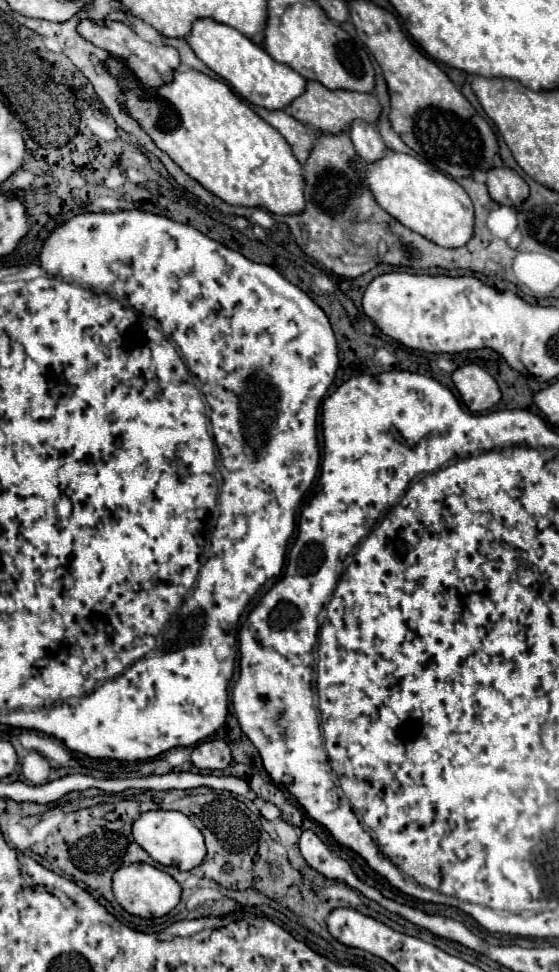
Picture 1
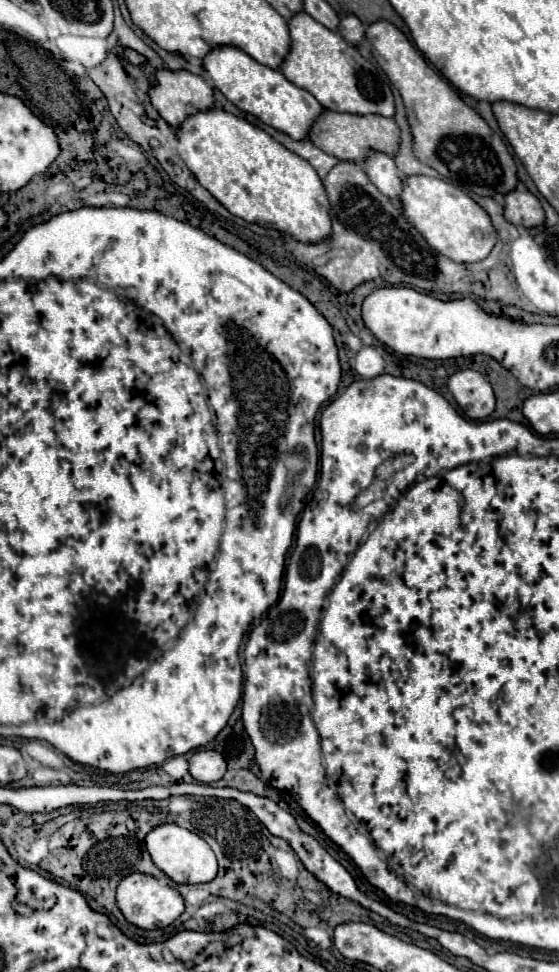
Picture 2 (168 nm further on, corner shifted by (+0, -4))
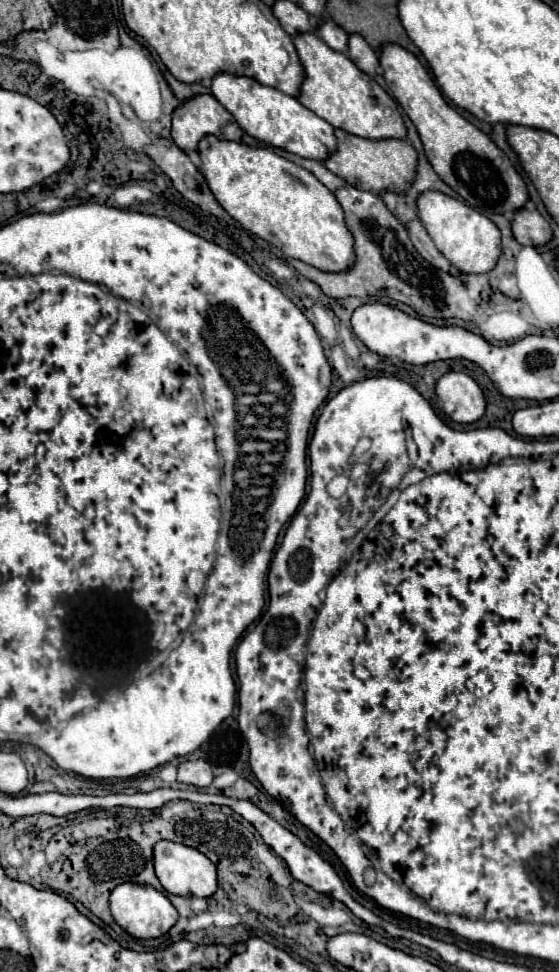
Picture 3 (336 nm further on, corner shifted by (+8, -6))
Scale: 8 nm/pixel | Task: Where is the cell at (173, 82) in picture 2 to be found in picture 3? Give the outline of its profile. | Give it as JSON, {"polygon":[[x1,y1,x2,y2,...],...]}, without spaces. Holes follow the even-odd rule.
{"polygon":[[196,96,192,100,186,100,184,104,180,104,176,110,174,110,174,116,172,116,172,138,176,142,176,146,180,150,198,150,198,142,206,136,206,134,212,134,216,136,218,140,234,140,234,142,242,142,242,130,238,128,238,124,234,122,232,114,226,112,220,102,214,98,214,96]]}

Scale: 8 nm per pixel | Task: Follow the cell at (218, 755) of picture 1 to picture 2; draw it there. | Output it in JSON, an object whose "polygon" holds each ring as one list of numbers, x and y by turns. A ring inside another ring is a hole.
{"polygon":[[200,750,188,760,188,764,190,764,190,774,204,784,220,780,226,772,226,760,216,750]]}

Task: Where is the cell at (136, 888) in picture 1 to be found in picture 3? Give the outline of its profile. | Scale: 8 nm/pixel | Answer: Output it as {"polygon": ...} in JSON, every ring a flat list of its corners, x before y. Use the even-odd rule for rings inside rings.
{"polygon":[[120,884,110,894,110,912,118,926,122,926,134,938,160,938,164,936,178,920,176,908,170,900,152,886,146,884]]}

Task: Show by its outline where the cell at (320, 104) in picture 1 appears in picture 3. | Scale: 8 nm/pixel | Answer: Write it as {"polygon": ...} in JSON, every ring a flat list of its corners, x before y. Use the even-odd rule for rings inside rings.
{"polygon":[[336,130,338,138,338,152,332,154,324,166,340,176,346,184,358,188,358,190,368,190,372,194,386,194,386,192,396,192,400,196,406,194,406,190,412,186,414,176,416,176,416,164,418,164,418,154,416,150,402,140,366,140,352,136,344,130]]}

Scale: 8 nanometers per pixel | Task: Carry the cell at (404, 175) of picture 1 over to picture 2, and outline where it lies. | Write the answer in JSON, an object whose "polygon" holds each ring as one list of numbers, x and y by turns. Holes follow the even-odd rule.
{"polygon":[[422,174,402,178,398,202,402,204,402,216,424,236,424,240,436,248,436,252,452,258,454,262,484,260,496,244,496,232,488,214,466,192,442,178]]}

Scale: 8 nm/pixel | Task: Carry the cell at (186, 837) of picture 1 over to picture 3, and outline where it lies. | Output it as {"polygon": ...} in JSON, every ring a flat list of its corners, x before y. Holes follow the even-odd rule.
{"polygon":[[158,842,154,846,154,868,160,884,166,892,176,896,194,896,194,898,210,898,216,888,216,866,198,850,192,850,190,846,176,844,176,842]]}

